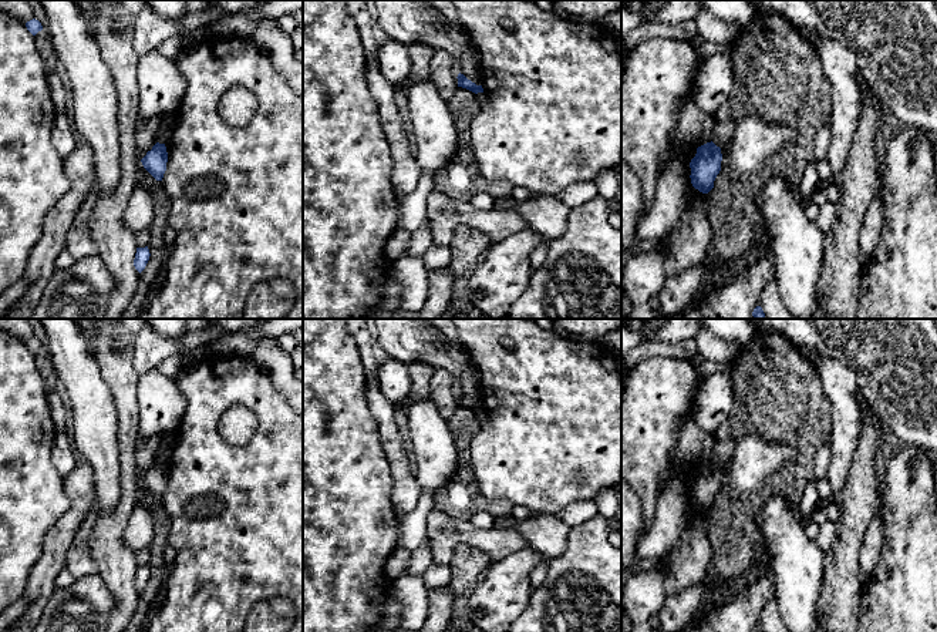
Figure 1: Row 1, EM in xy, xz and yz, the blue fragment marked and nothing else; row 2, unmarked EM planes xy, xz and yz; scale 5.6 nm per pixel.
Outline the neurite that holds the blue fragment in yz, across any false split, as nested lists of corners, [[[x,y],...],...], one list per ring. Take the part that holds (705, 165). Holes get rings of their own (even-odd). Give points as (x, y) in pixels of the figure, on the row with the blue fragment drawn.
[[[712,141],[698,147],[695,157],[690,162],[692,186],[702,194],[708,194],[721,171],[721,161],[721,148]]]

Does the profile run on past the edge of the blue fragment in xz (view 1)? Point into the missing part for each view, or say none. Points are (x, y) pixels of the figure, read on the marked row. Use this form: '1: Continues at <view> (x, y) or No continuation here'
1: No continuation here

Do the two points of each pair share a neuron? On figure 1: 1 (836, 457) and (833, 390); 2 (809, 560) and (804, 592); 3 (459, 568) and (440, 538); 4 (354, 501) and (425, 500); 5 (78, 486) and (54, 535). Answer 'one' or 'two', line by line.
1: one
2: one
3: two
4: two
5: one

